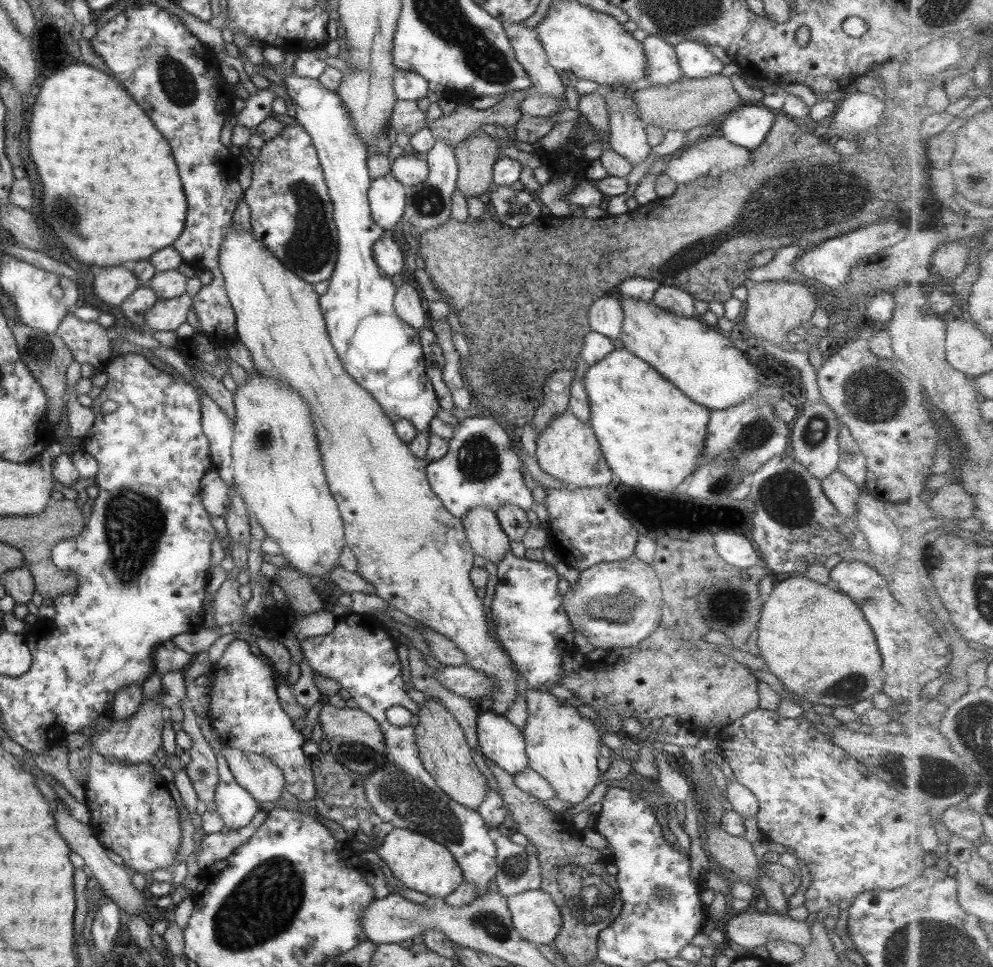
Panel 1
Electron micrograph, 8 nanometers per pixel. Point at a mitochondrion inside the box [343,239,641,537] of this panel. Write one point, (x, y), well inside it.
(479, 460)

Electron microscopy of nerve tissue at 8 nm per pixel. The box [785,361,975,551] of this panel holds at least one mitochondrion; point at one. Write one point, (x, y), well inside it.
(873, 395)

